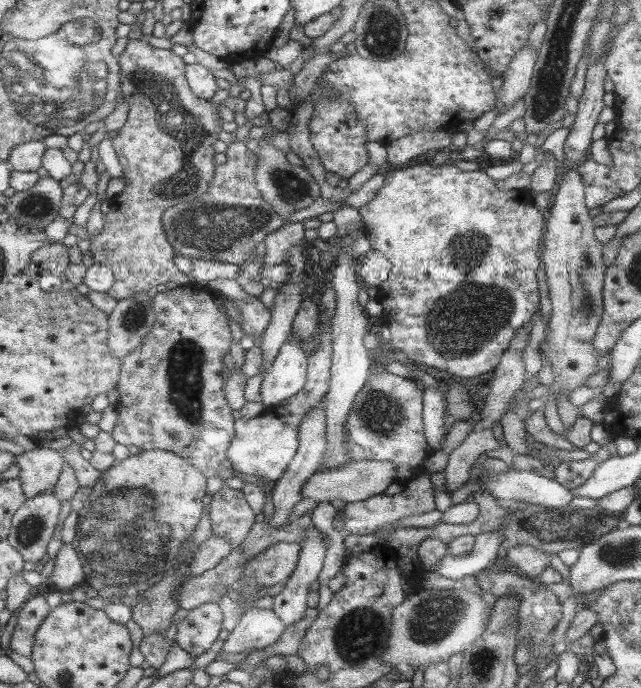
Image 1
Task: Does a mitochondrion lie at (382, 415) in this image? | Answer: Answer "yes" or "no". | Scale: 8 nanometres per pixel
yes

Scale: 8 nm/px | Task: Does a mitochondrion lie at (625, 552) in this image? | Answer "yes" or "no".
yes

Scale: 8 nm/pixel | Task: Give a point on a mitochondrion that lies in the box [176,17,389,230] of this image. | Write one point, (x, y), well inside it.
(290, 187)

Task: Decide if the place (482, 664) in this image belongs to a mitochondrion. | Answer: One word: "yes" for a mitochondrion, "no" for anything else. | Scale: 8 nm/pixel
yes

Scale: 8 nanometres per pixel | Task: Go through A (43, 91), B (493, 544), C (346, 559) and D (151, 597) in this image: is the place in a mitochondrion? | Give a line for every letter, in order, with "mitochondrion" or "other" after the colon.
A: mitochondrion
B: other
C: other
D: mitochondrion

